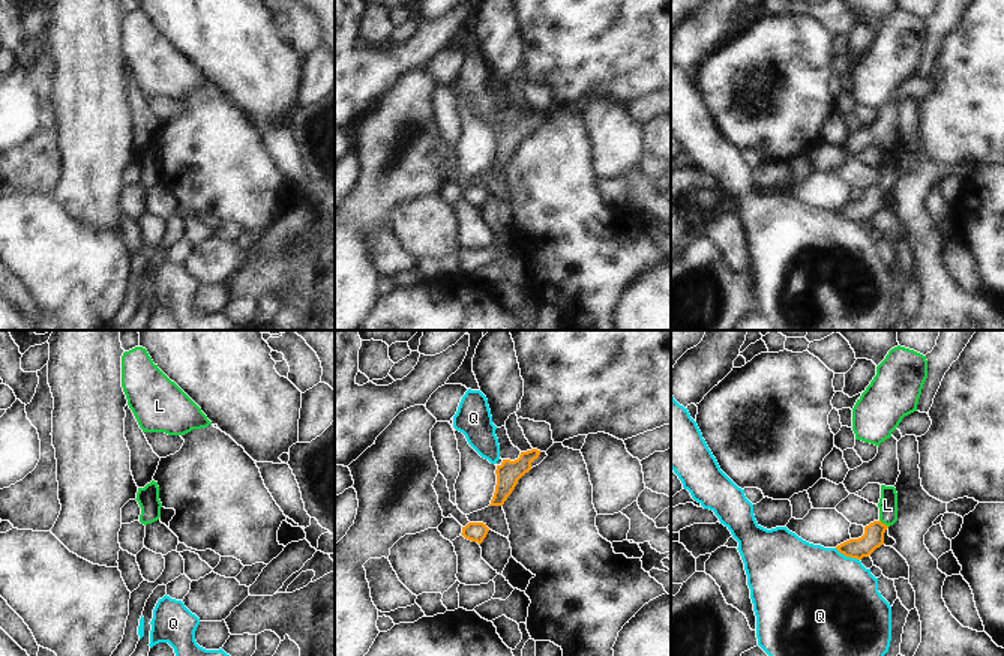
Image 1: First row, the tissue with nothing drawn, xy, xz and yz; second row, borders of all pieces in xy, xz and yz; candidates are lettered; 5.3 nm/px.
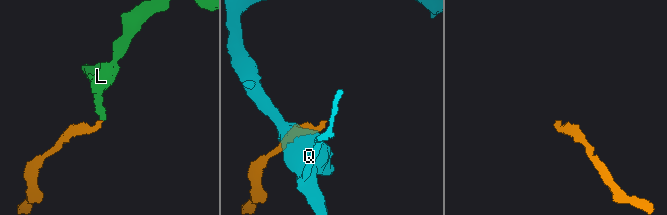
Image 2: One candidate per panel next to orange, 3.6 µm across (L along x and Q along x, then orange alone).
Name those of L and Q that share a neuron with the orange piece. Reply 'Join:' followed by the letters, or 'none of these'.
Join: L.

